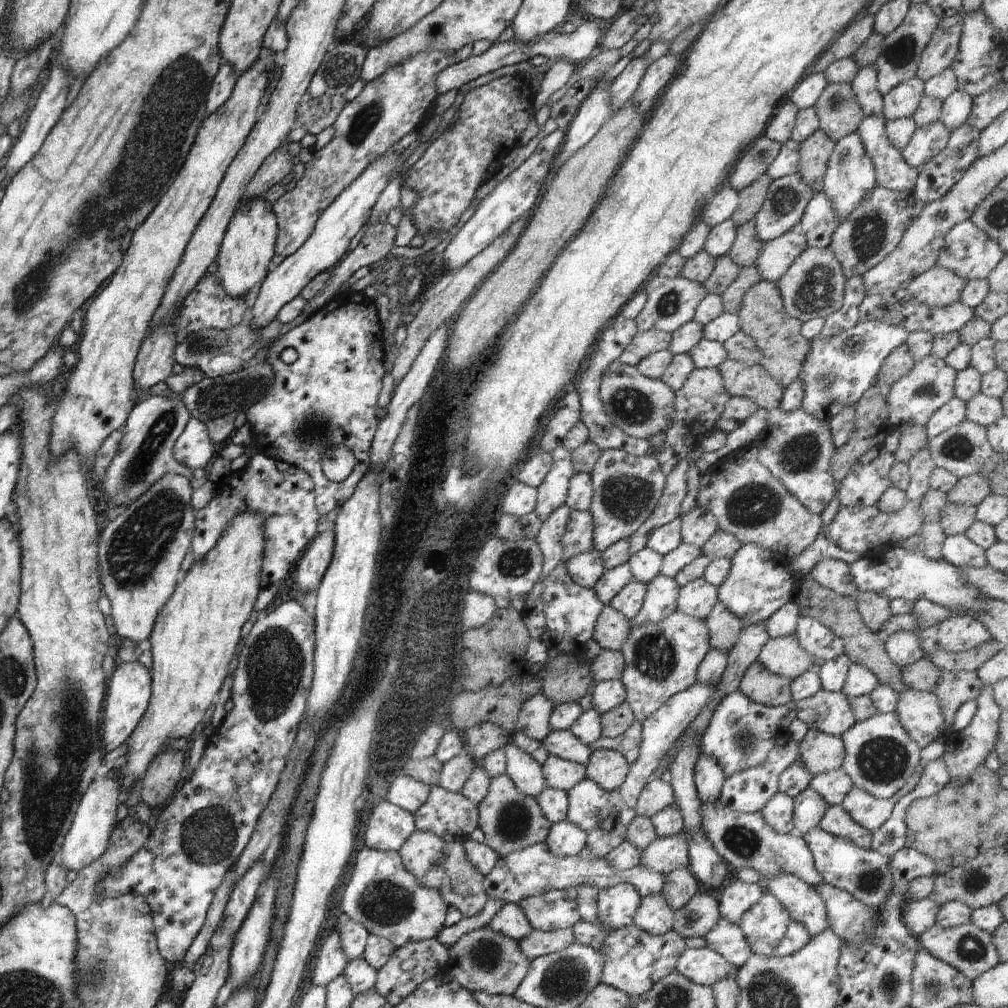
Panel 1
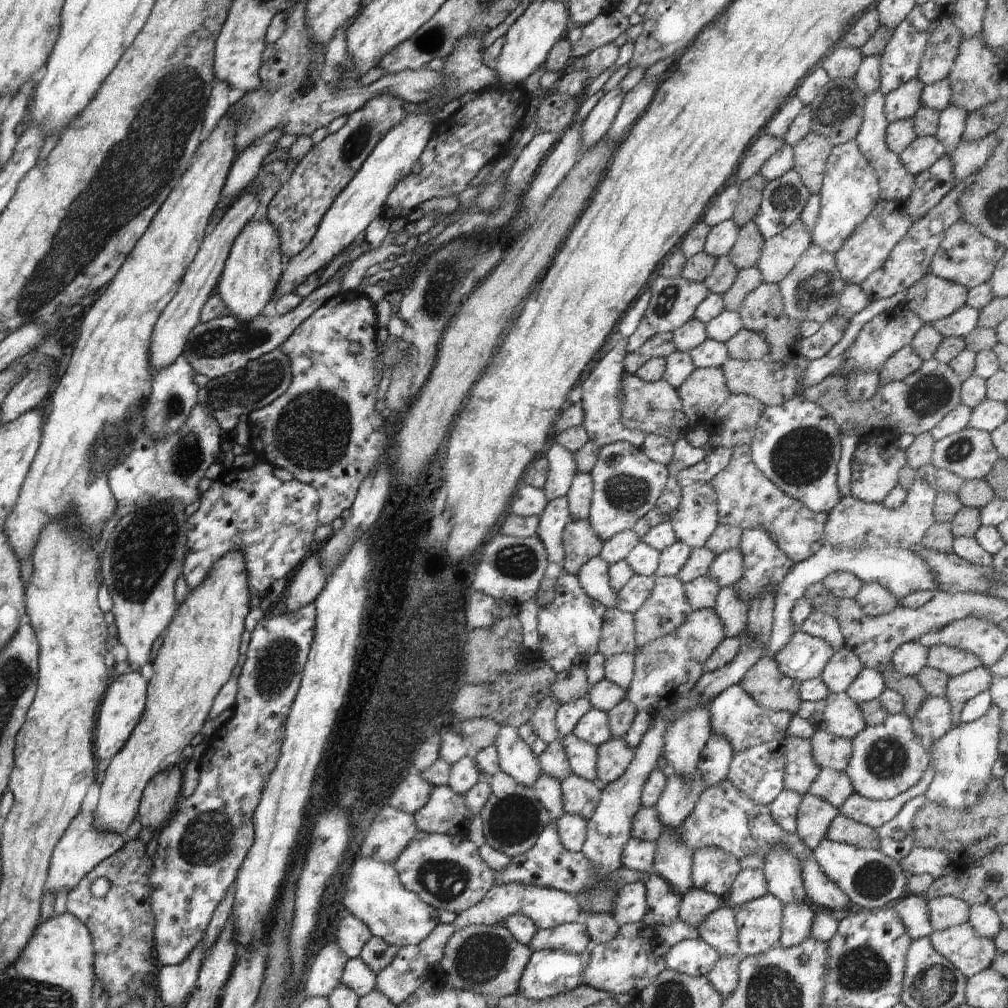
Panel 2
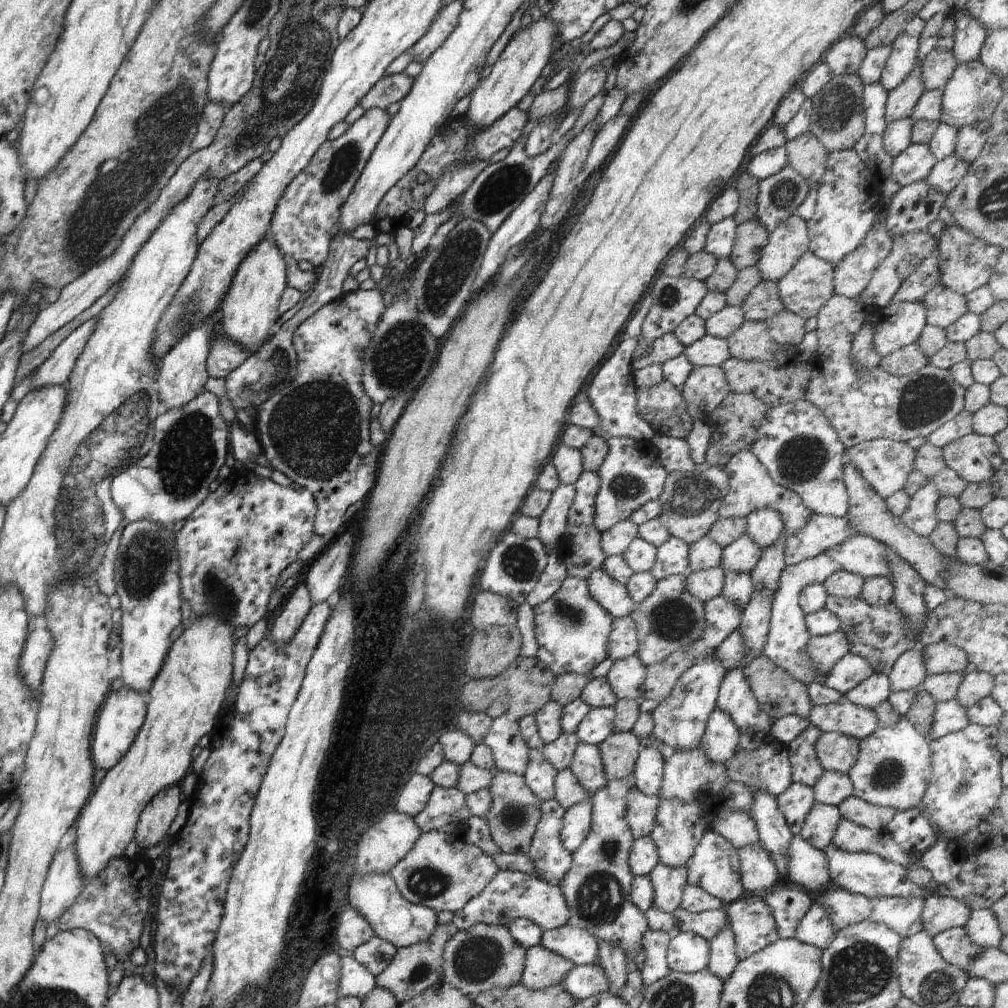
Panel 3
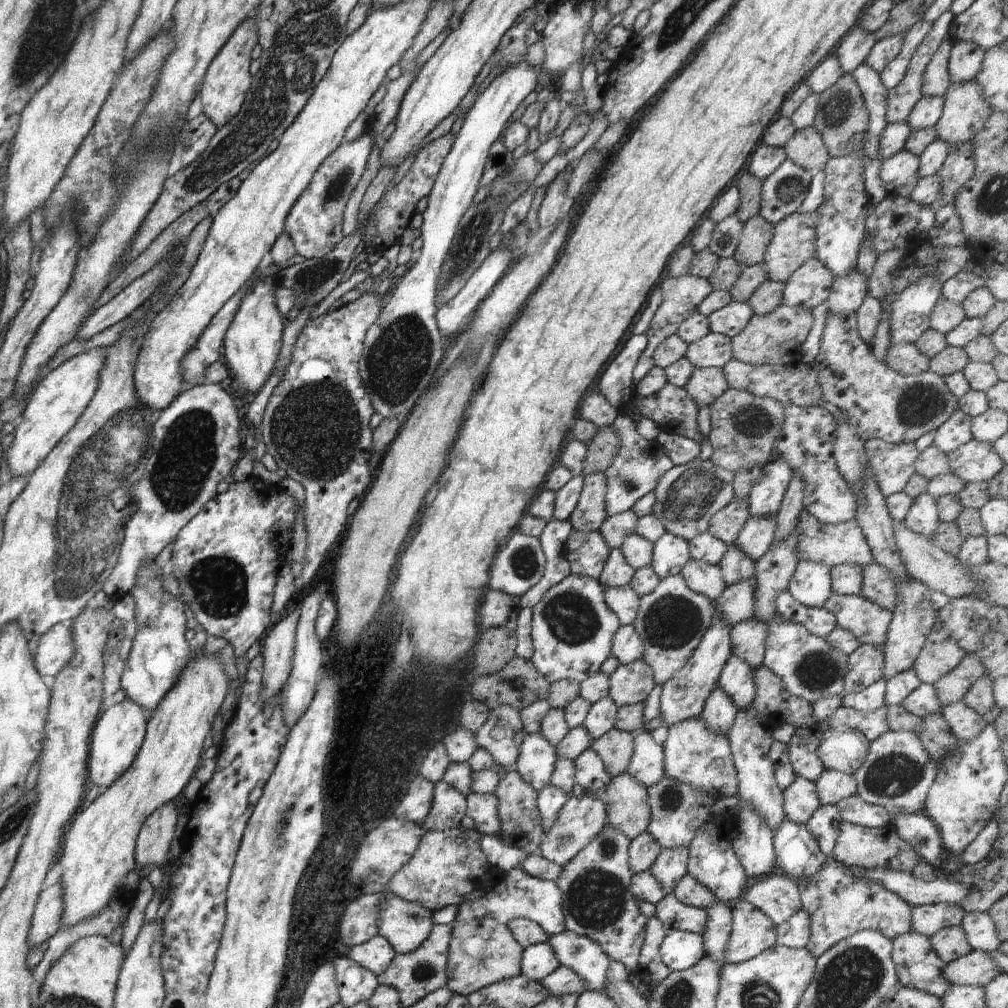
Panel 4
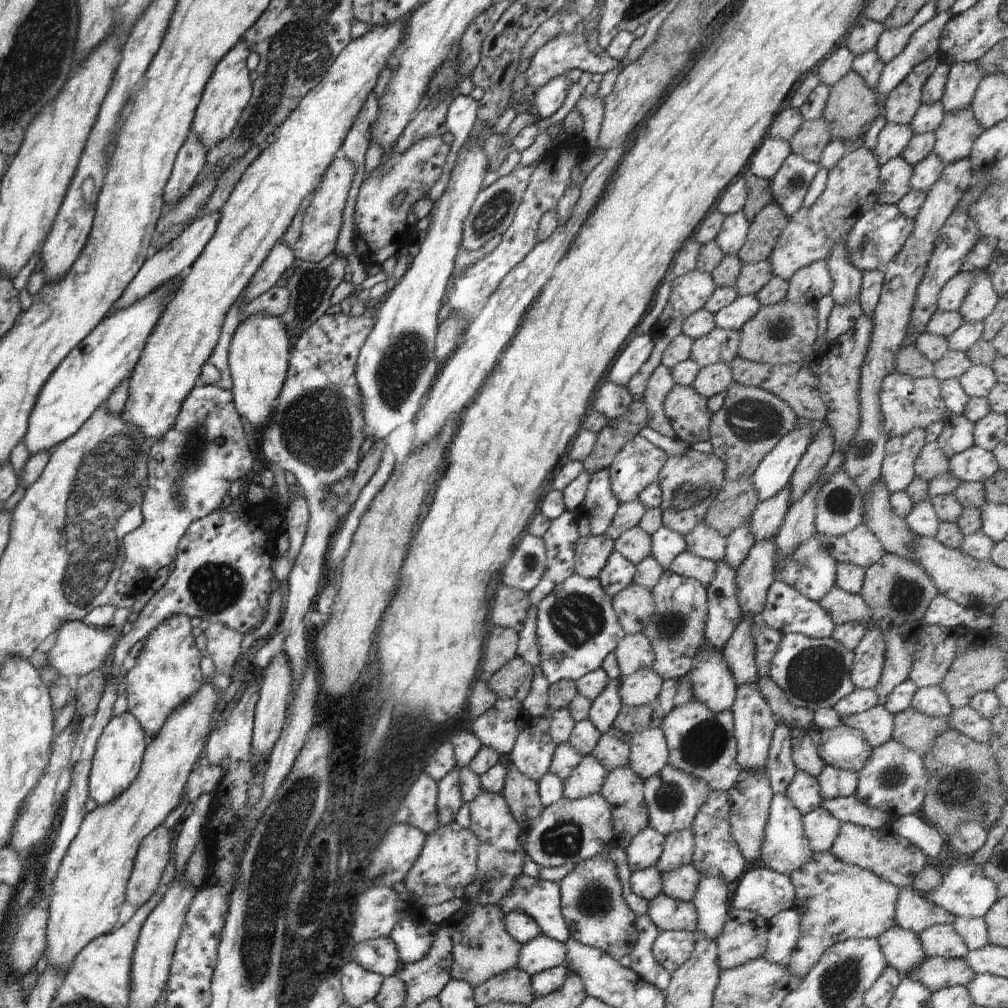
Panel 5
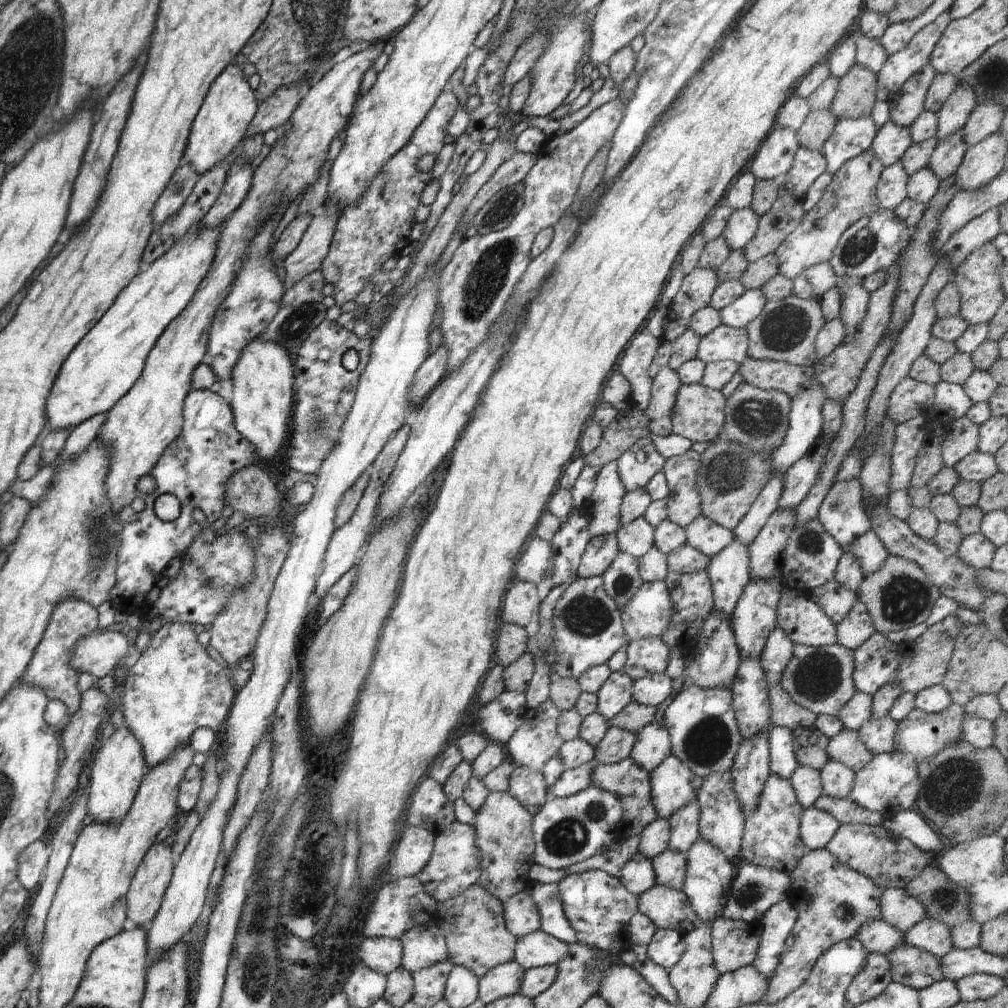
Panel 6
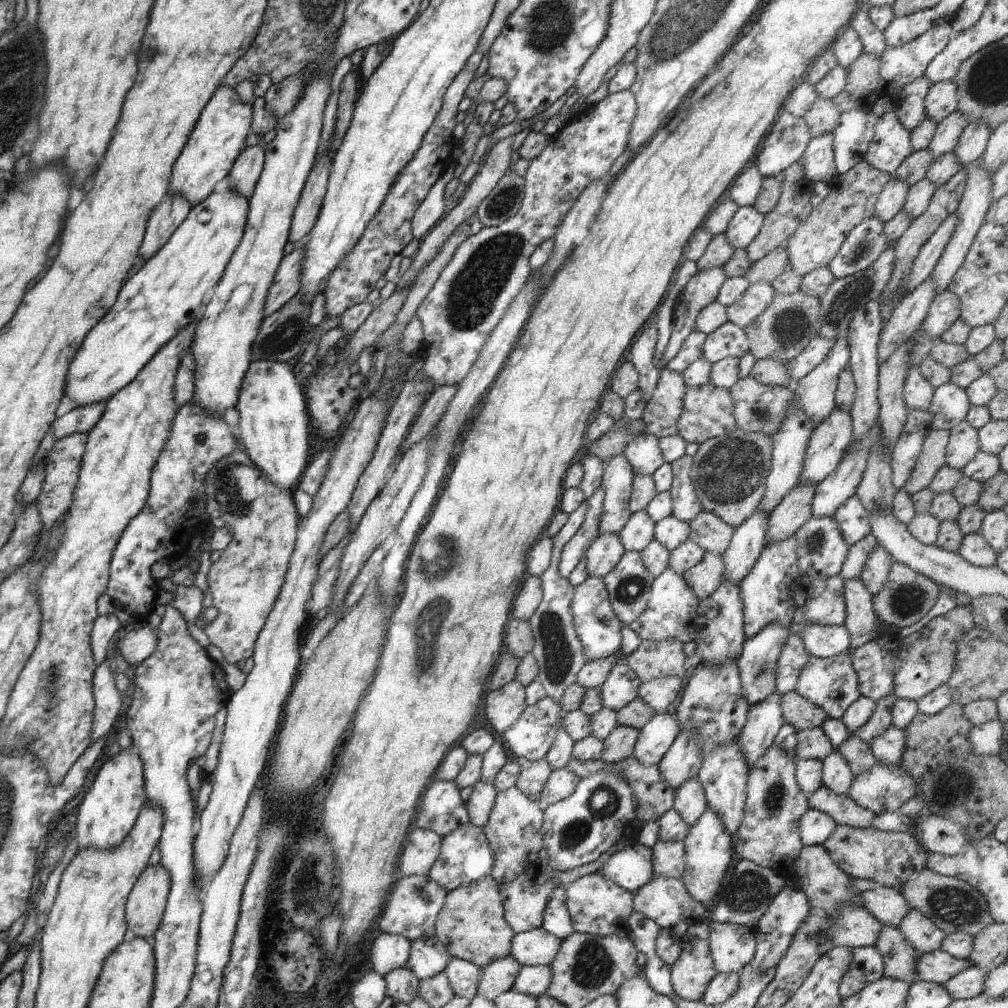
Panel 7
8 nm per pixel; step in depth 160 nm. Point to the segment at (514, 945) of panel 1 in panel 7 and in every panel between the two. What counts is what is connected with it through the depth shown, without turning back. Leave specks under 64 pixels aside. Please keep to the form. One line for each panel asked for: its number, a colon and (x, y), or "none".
2: (484, 959)
3: (484, 957)
4: (482, 952)
5: (482, 948)
6: (476, 937)
7: (471, 926)

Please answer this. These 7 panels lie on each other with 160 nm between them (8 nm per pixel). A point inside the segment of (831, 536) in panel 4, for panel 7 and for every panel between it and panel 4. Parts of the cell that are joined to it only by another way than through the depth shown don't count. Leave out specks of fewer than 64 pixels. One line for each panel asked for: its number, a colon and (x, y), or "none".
5: (860, 547)
6: (870, 552)
7: (874, 576)

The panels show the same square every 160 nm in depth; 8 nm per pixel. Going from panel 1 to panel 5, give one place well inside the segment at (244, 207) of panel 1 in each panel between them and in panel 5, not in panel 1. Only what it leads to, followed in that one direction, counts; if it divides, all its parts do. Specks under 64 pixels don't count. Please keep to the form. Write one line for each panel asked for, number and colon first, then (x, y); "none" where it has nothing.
2: (254, 264)
3: (250, 308)
4: (252, 345)
5: (258, 359)

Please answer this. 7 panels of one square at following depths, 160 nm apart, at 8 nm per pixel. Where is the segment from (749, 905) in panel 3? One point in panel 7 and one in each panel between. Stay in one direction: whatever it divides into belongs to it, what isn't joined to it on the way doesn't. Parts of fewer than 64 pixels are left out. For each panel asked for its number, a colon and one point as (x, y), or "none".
4: (752, 932)
5: (744, 938)
6: (735, 944)
7: (731, 947)

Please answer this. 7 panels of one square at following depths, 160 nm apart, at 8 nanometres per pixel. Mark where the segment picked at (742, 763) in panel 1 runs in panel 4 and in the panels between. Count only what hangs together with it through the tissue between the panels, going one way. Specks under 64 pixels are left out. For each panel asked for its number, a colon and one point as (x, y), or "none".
2: (734, 714)
3: (735, 697)
4: (736, 679)

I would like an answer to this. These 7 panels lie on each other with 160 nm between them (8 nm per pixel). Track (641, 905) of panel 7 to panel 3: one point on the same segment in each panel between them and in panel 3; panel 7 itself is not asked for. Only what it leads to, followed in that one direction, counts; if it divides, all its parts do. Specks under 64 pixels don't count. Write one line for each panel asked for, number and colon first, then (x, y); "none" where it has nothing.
3: (707, 924)
4: (674, 915)
5: (669, 914)
6: (667, 908)

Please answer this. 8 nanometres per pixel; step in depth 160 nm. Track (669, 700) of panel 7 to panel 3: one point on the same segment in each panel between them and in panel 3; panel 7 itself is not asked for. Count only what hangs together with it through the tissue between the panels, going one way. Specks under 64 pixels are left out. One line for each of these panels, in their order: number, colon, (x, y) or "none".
3: (626, 677)
4: (630, 684)
5: (641, 687)
6: (652, 690)

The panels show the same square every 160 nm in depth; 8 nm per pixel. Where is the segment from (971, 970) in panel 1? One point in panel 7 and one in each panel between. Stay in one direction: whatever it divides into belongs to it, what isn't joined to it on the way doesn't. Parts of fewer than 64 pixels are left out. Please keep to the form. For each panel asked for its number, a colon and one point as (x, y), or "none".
2: (971, 953)
3: (956, 947)
4: (950, 944)
5: (942, 940)
6: (930, 935)
7: (917, 929)

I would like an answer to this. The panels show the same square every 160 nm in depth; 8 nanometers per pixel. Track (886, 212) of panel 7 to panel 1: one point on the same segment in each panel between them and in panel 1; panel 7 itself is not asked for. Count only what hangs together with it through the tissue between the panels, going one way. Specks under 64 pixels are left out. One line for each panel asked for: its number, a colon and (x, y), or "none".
1: (928, 141)
2: (922, 152)
3: (912, 165)
4: (899, 174)
5: (895, 175)
6: (892, 189)

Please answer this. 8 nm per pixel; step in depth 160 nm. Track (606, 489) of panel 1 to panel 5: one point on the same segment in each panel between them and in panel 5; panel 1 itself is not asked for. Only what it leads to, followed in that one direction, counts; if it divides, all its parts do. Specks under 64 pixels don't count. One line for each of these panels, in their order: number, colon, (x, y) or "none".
2: (626, 484)
3: (631, 475)
4: (635, 471)
5: (638, 464)

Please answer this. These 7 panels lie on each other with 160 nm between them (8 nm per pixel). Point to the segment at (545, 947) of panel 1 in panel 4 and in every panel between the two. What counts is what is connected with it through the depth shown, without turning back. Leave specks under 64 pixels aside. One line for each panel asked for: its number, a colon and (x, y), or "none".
2: (571, 937)
3: (578, 945)
4: (586, 958)

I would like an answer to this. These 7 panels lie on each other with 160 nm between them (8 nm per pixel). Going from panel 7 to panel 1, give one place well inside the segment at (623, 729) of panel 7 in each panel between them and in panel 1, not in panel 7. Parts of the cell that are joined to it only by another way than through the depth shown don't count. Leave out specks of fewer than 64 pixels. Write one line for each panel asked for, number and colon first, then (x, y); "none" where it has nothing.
1: (608, 768)
2: (613, 758)
3: (619, 752)
4: (615, 748)
5: (612, 749)
6: (617, 745)

